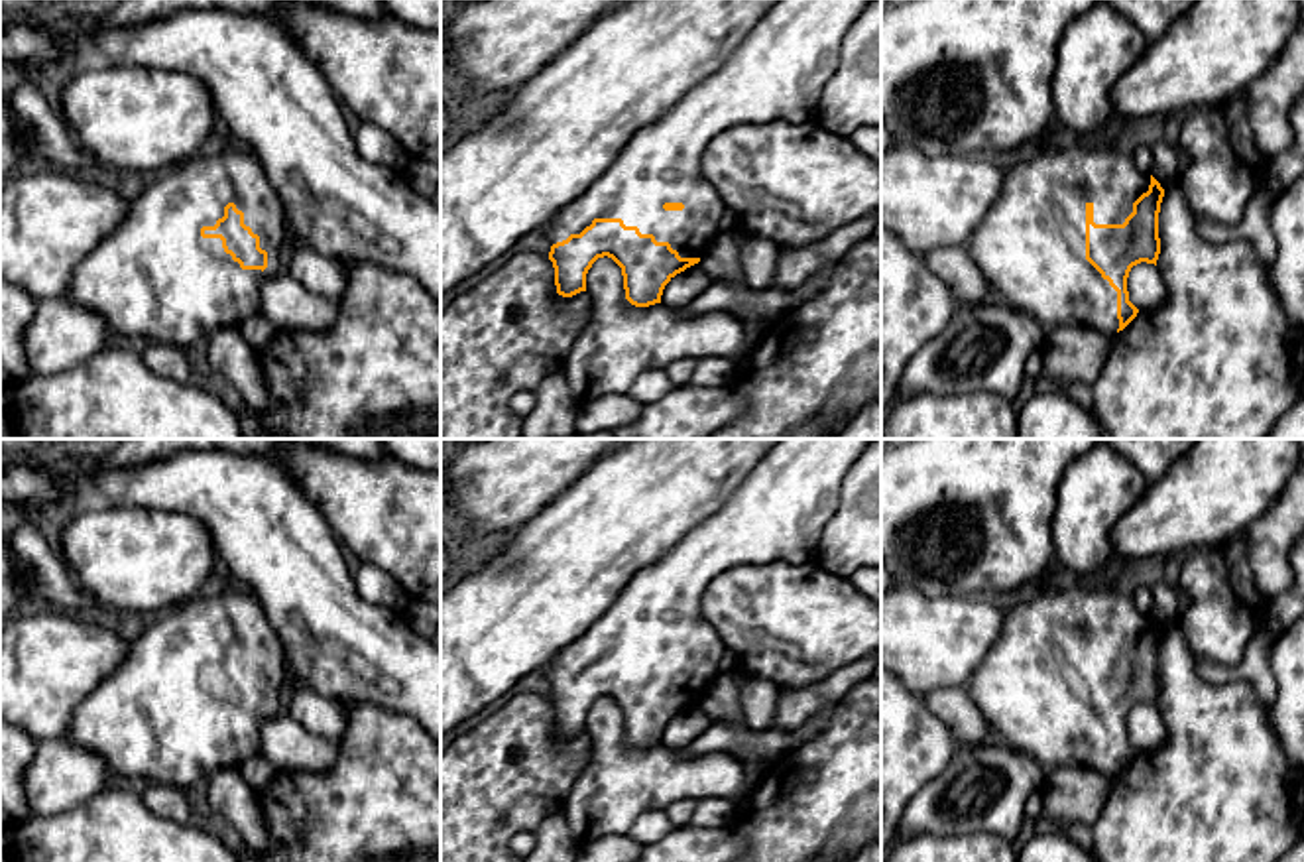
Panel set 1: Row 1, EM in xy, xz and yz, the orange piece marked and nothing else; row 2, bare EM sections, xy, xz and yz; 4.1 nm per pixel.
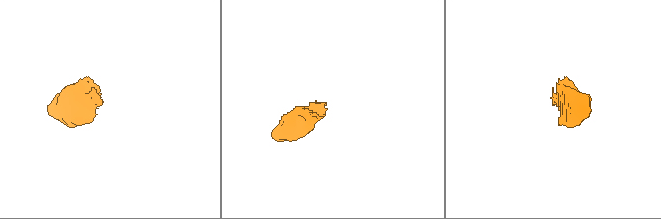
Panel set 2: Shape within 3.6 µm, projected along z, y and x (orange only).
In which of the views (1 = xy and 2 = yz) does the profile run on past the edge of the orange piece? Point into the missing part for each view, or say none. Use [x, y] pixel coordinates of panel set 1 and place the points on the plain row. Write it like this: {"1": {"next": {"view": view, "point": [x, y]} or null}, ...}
{"1": {"next": {"view": "xy", "point": [154, 721]}}, "2": {"next": {"view": "yz", "point": [1031, 685]}}}

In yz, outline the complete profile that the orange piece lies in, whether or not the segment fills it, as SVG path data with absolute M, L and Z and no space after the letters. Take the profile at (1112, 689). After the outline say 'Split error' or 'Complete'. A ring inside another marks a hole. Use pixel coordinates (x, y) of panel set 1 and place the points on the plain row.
M1058 573L1040 581L1038 592L1007 610L997 642L966 685L993 736L1033 756L1046 771L1082 766L1109 777L1123 771L1139 754L1129 742L1127 718L1133 707L1155 705L1160 695L1158 653L1164 630L1137 610L1131 596L1107 583L1066 579Z. Split error

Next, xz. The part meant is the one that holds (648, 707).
M779 439L734 490L726 504L694 525L653 565L637 571L616 602L574 642L563 646L545 665L551 685L557 734L572 738L586 732L586 714L598 699L612 699L623 716L625 740L635 748L661 744L665 726L700 697L728 665L728 649L700 612L708 585L738 565L804 565L816 559L822 531L838 508L846 472L873 439Z. Split error

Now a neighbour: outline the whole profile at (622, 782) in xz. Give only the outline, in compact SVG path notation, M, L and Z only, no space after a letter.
M608 697L586 714L594 756L570 787L563 813L578 846L610 834L627 834L649 811L692 797L749 793L741 762L728 752L686 756L663 744L635 748L625 740L622 708Z

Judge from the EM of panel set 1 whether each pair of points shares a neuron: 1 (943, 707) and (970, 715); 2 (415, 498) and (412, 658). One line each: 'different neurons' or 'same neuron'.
1: same neuron
2: different neurons

